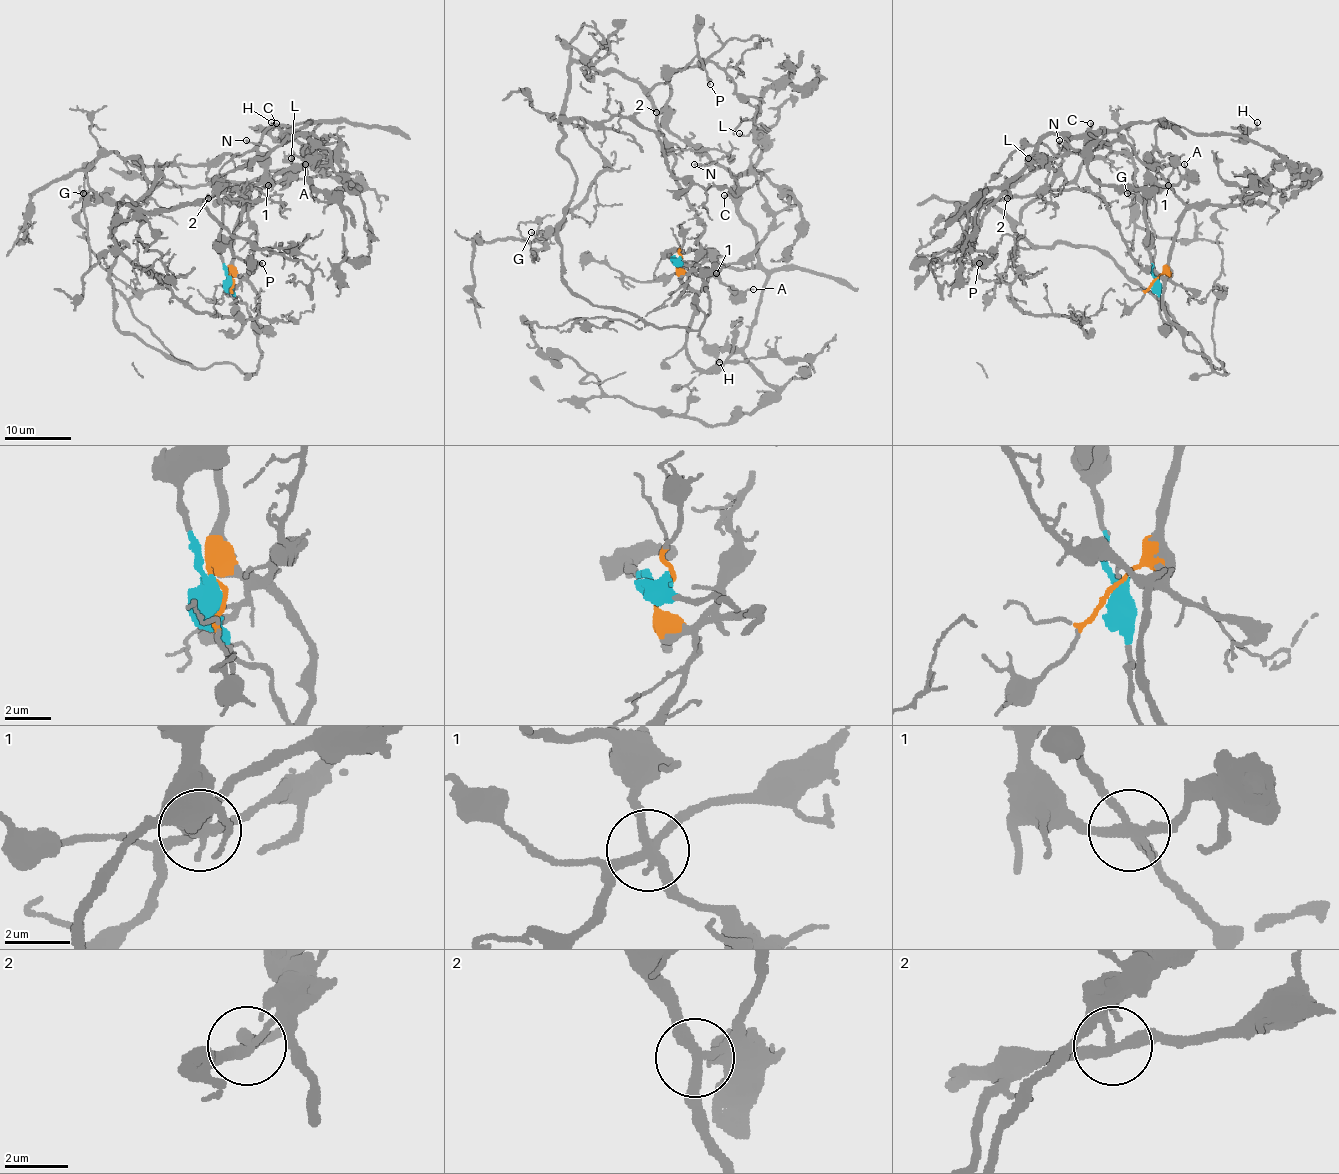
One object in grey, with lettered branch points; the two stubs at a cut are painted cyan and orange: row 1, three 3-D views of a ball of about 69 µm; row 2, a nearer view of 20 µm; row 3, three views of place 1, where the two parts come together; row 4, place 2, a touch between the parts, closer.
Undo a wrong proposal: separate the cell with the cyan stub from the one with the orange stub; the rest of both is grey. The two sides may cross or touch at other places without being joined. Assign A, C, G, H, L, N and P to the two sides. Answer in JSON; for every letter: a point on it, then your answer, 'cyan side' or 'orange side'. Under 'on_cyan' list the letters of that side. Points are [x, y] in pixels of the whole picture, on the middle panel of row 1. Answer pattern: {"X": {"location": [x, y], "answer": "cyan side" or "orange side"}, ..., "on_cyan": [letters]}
{"A": {"location": [753, 289], "answer": "cyan side"}, "C": {"location": [724, 195], "answer": "cyan side"}, "G": {"location": [531, 232], "answer": "orange side"}, "H": {"location": [719, 362], "answer": "cyan side"}, "L": {"location": [739, 133], "answer": "cyan side"}, "N": {"location": [694, 164], "answer": "cyan side"}, "P": {"location": [710, 84], "answer": "cyan side"}, "on_cyan": ["A", "C", "H", "L", "N", "P"]}

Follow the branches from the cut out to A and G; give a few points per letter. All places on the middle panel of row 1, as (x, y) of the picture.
A: (680, 260), (668, 253), (688, 250), (708, 252), (717, 277), (723, 283), (742, 292), (753, 288)
G: (680, 260), (690, 272), (703, 223), (653, 99), (581, 63), (563, 115), (611, 168), (548, 237), (531, 232)

